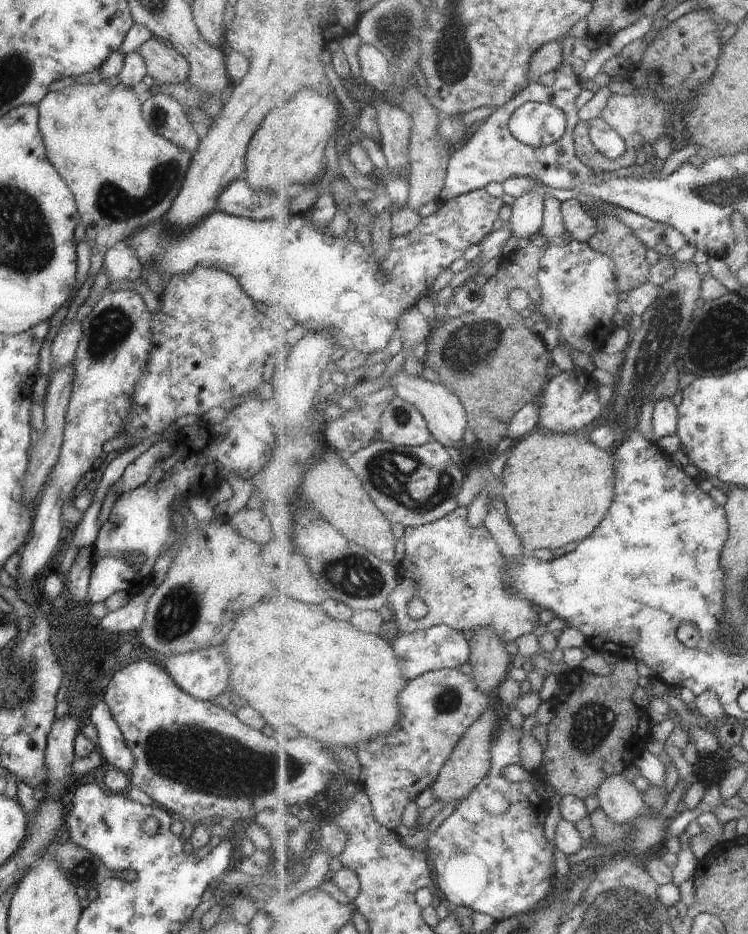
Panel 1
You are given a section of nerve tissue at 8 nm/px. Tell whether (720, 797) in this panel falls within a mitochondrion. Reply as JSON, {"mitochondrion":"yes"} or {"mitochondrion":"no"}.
{"mitochondrion":"no"}

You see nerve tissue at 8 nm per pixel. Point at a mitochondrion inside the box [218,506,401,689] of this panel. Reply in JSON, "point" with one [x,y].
{"point":[355,576]}

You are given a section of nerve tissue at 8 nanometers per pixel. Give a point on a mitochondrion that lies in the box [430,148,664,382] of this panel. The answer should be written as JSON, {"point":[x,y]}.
{"point":[466,348]}

